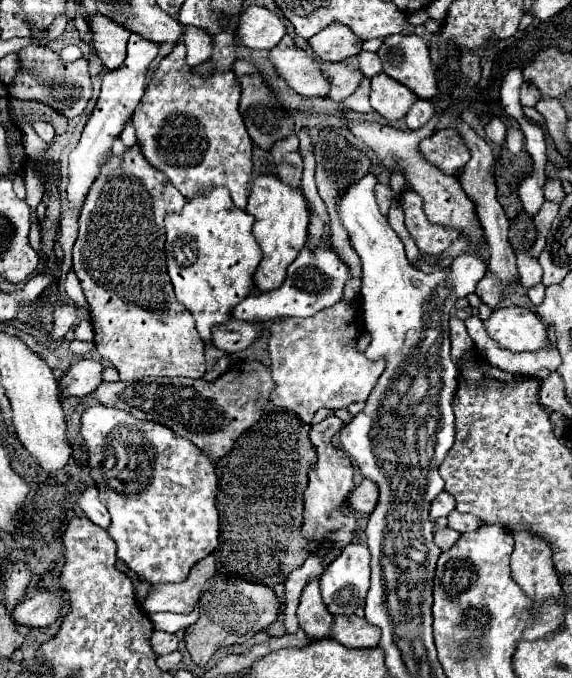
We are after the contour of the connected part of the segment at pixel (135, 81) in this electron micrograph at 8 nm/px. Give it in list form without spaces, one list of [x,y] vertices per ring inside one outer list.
[[[131,34],[129,46],[127,46],[127,58],[125,58],[123,66],[119,70],[103,74],[103,86],[101,86],[101,96],[97,100],[97,106],[95,106],[95,110],[93,110],[93,114],[91,114],[91,118],[83,130],[79,146],[69,156],[67,202],[73,208],[83,206],[83,200],[87,196],[87,188],[93,184],[95,176],[99,174],[99,168],[101,168],[103,160],[107,160],[107,154],[111,154],[113,140],[121,134],[125,122],[133,116],[133,110],[139,104],[139,100],[145,92],[145,86],[147,86],[147,82],[145,82],[147,70],[149,70],[149,66],[157,54],[159,54],[159,44],[145,40],[139,34]]]

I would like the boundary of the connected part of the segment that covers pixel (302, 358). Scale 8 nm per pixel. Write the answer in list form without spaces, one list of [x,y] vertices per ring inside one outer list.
[[[359,296],[353,302],[339,300],[335,306],[303,320],[279,318],[267,326],[267,350],[271,354],[271,376],[275,382],[269,396],[273,406],[291,410],[309,424],[319,408],[335,410],[367,400],[371,388],[385,370],[385,360],[373,362],[365,352],[357,350],[357,340],[363,332],[361,310],[363,302]]]

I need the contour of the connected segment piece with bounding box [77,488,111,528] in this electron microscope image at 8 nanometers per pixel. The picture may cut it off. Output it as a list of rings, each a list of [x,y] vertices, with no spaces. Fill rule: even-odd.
[[[89,488],[89,490],[85,490],[83,494],[79,494],[79,506],[83,508],[83,512],[87,514],[87,518],[93,522],[93,524],[97,524],[97,526],[101,526],[101,528],[109,528],[109,524],[111,524],[111,516],[109,516],[109,512],[107,512],[107,508],[103,506],[103,502],[99,500],[99,492],[97,492],[97,488]]]

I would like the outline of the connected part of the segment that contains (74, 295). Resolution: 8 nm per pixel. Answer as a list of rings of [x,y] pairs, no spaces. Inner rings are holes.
[[[73,270],[67,272],[67,278],[65,278],[65,292],[67,292],[67,296],[73,300],[73,304],[79,308],[81,318],[89,318],[89,308],[87,308],[87,302],[83,300],[83,292],[81,292],[79,280],[77,280],[77,276],[75,276]]]

